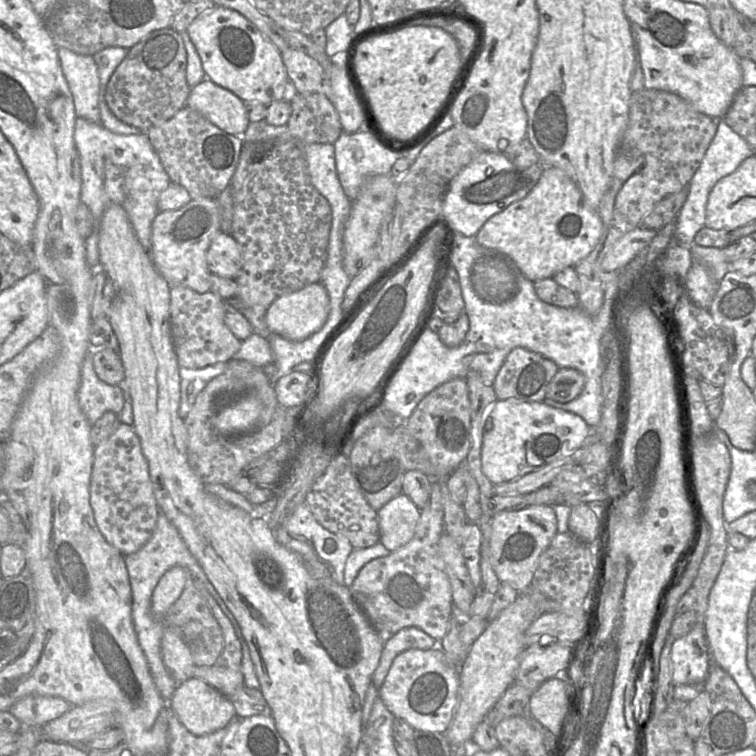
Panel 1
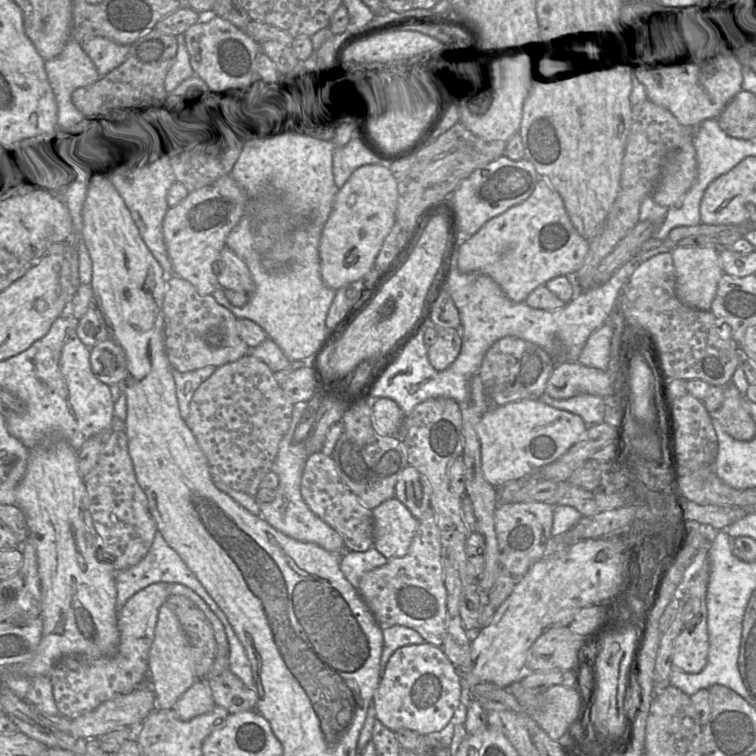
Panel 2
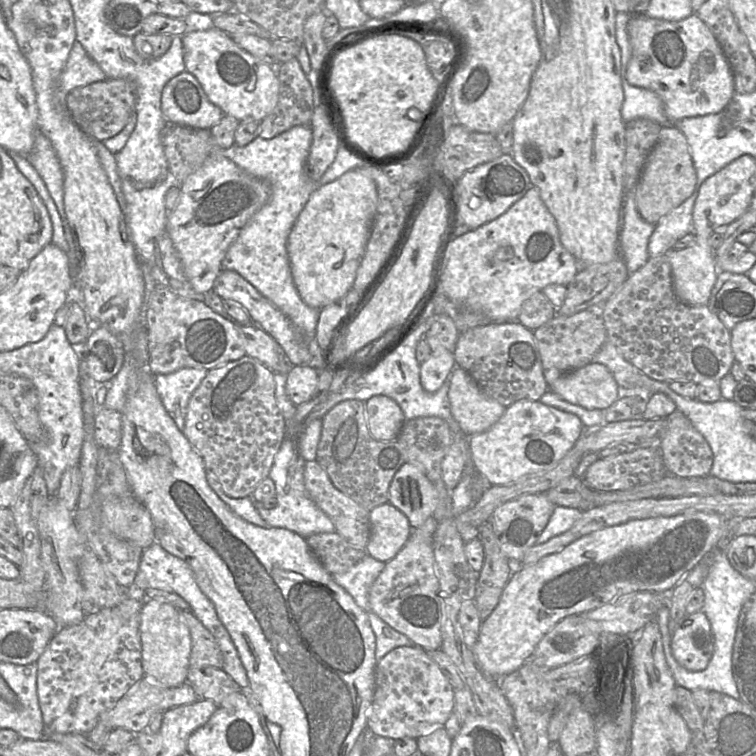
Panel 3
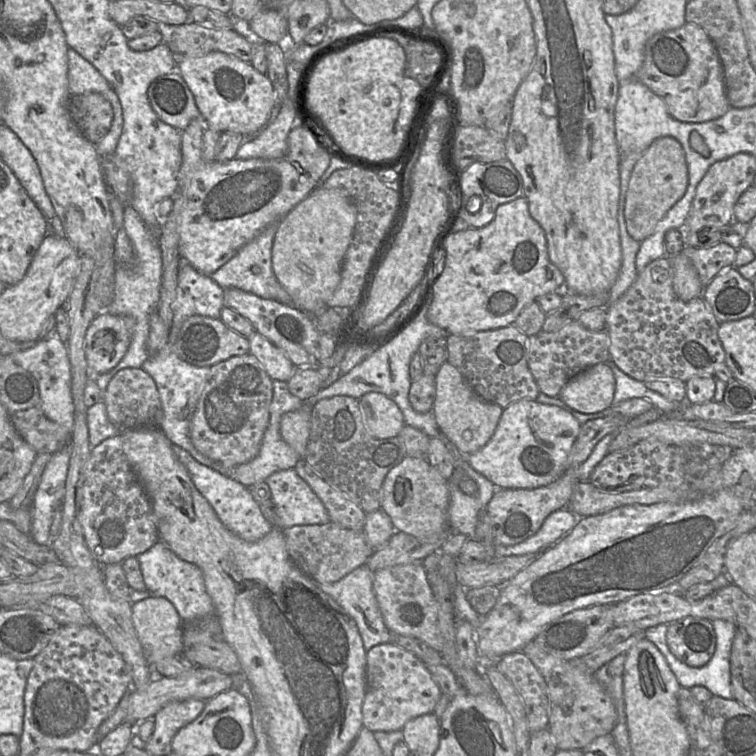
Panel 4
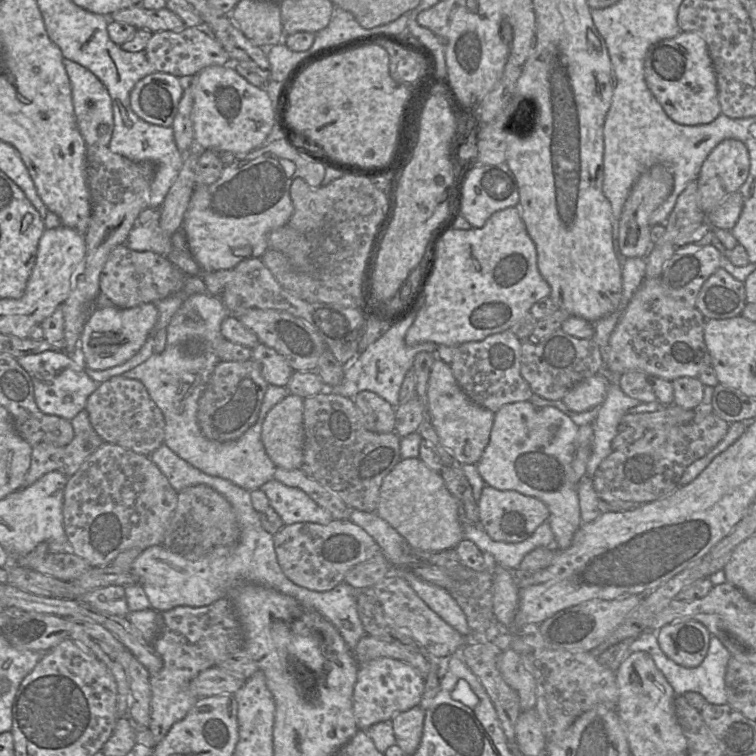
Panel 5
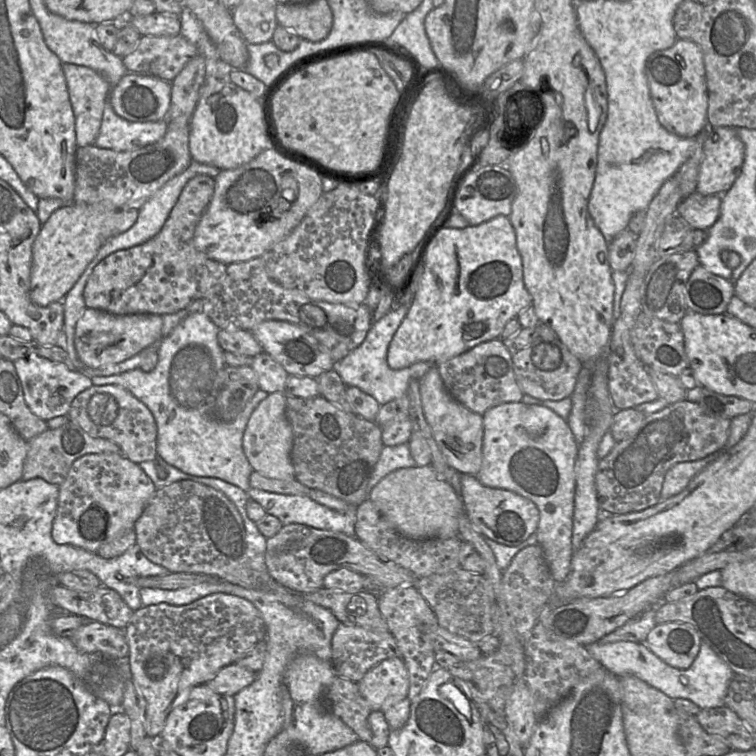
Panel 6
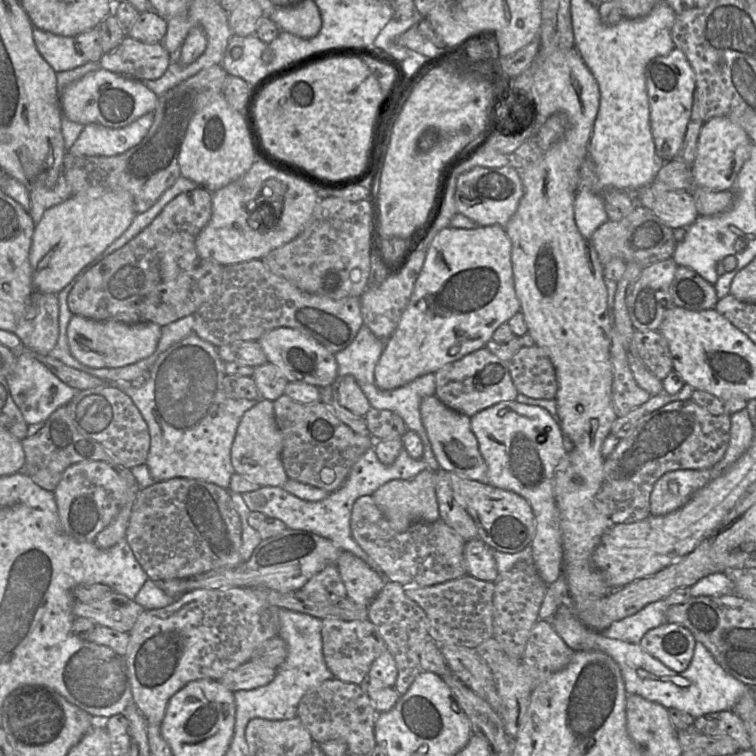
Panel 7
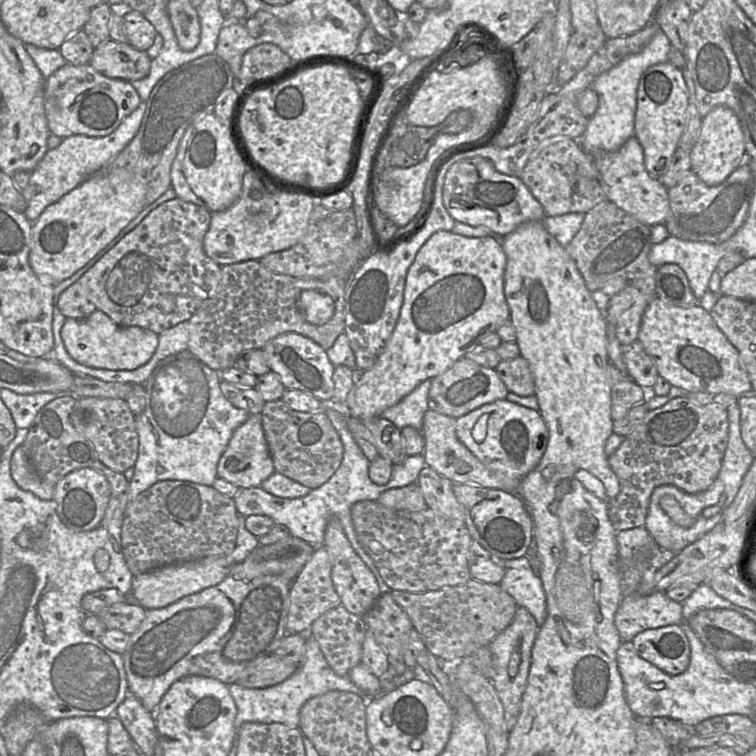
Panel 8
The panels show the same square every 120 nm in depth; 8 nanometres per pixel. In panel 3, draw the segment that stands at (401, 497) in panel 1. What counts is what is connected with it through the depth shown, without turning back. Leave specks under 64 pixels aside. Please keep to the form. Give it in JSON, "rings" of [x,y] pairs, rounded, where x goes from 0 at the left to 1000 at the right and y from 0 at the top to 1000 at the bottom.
{"rings":[[[513,664],[492,673],[488,689],[489,710],[484,730],[492,738],[511,745],[534,724],[546,698],[540,685]]]}

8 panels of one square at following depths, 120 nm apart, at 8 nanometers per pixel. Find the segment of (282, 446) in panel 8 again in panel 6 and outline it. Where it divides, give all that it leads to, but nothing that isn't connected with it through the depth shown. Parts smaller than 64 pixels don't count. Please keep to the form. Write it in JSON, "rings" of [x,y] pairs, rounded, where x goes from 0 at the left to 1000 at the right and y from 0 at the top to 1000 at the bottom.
{"rings":[[[425,522],[411,526],[380,524],[377,549],[388,571],[385,611],[389,634],[409,647],[419,647],[474,669],[487,660],[487,639],[508,591],[505,565],[468,546],[451,542]]]}

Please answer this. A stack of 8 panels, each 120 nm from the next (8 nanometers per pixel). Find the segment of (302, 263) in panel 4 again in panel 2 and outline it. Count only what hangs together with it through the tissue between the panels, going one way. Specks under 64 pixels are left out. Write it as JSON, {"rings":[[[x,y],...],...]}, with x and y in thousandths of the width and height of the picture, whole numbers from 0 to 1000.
{"rings":[[[512,217],[472,222],[447,251],[422,321],[425,366],[434,380],[444,385],[478,369],[493,354],[508,316],[522,295],[525,267],[526,238]]]}

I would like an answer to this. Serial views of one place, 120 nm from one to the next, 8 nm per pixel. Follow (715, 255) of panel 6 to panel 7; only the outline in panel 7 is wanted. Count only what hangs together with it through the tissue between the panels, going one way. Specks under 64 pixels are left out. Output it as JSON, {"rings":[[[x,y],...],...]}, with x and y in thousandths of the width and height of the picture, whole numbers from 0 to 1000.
{"rings":[[[954,282],[942,286],[925,286],[915,298],[907,302],[905,315],[896,321],[888,340],[897,352],[906,352],[918,357],[943,377],[951,368],[947,361],[948,347],[970,333],[970,331],[960,331],[959,325],[967,324],[968,328],[972,325],[975,329],[980,329],[985,323],[984,310],[974,316],[971,315],[972,308],[962,304],[964,299],[947,299],[951,296],[951,290],[956,288],[952,286]]]}

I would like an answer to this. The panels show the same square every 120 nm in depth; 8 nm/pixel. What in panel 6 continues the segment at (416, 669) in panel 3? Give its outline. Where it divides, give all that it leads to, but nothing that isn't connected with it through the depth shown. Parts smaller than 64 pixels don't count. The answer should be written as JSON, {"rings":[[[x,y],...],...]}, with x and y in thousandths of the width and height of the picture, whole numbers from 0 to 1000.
{"rings":[[[513,870],[489,885],[472,903],[492,940],[505,940],[538,923],[541,894],[530,870]]]}

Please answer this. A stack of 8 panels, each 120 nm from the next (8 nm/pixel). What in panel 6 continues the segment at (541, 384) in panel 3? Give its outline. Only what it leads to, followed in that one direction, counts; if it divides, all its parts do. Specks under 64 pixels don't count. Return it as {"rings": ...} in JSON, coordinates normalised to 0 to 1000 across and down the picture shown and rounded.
{"rings":[[[663,447],[635,454],[618,466],[574,483],[594,521],[631,548],[639,549],[660,534],[689,532],[693,522],[681,500],[677,468]]]}

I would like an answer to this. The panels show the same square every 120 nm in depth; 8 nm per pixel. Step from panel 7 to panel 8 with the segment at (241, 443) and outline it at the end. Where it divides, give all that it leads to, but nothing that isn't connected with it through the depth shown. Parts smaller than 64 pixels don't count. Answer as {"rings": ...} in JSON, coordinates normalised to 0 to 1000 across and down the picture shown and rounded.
{"rings":[[[345,546],[333,548],[310,570],[287,614],[287,631],[315,646],[344,644],[364,624],[347,565]]]}

